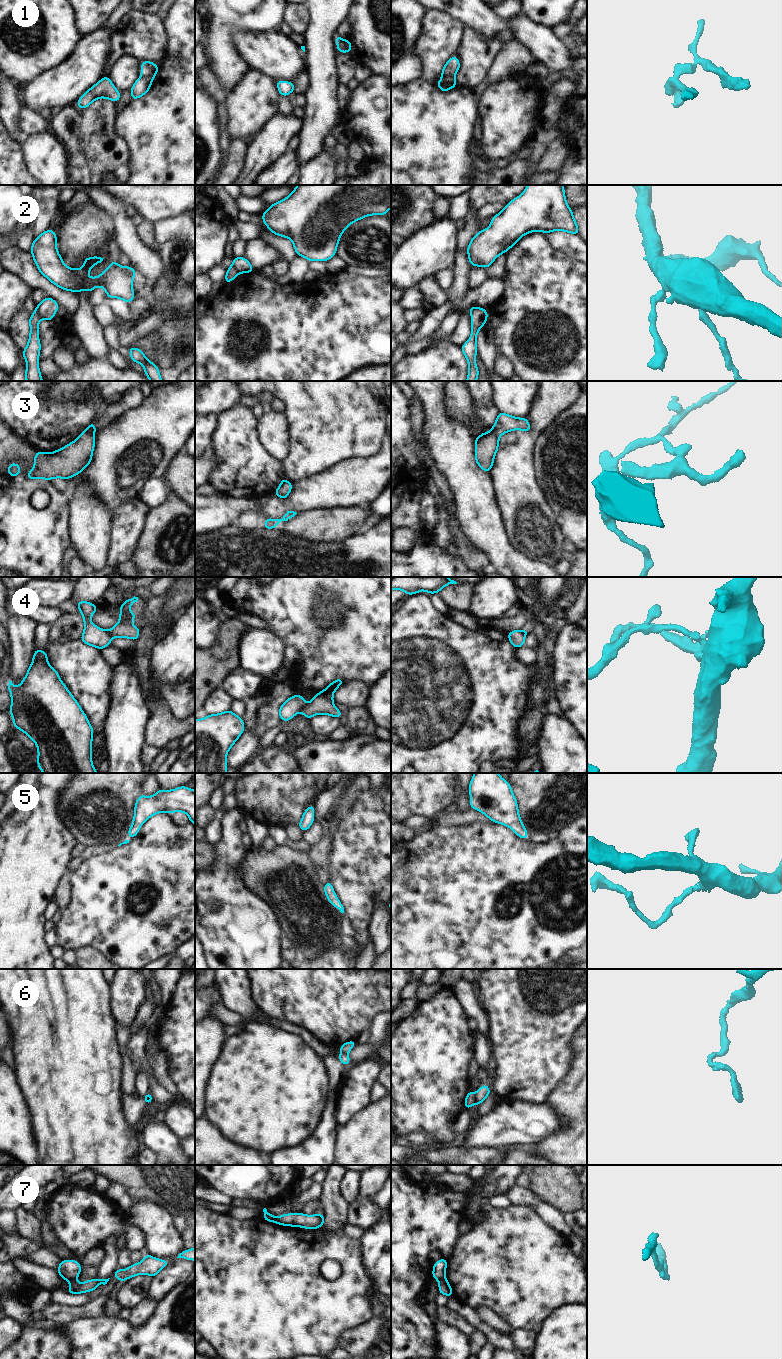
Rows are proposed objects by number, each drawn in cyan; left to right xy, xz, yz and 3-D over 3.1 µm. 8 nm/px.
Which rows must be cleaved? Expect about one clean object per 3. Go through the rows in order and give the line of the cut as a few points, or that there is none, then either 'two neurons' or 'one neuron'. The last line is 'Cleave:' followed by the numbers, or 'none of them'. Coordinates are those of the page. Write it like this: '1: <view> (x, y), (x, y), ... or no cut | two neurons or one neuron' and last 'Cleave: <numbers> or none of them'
1: xy (153, 76), (141, 77) | two neurons
2: xy (35, 309), (41, 319) | two neurons
3: xy (85, 431), (93, 434) | two neurons
4: xz (307, 704), (300, 711) | two neurons
5: no cut | one neuron
6: yz (475, 1093), (476, 1103) | two neurons
7: yz (444, 1277), (439, 1281) | two neurons
Cleave: 1, 2, 3, 4, 6, 7

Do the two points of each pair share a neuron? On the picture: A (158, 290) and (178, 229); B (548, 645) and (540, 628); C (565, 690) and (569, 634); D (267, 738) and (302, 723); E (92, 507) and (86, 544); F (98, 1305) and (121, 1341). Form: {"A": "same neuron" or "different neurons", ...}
{"A": "different neurons", "B": "same neuron", "C": "same neuron", "D": "same neuron", "E": "same neuron", "F": "different neurons"}

